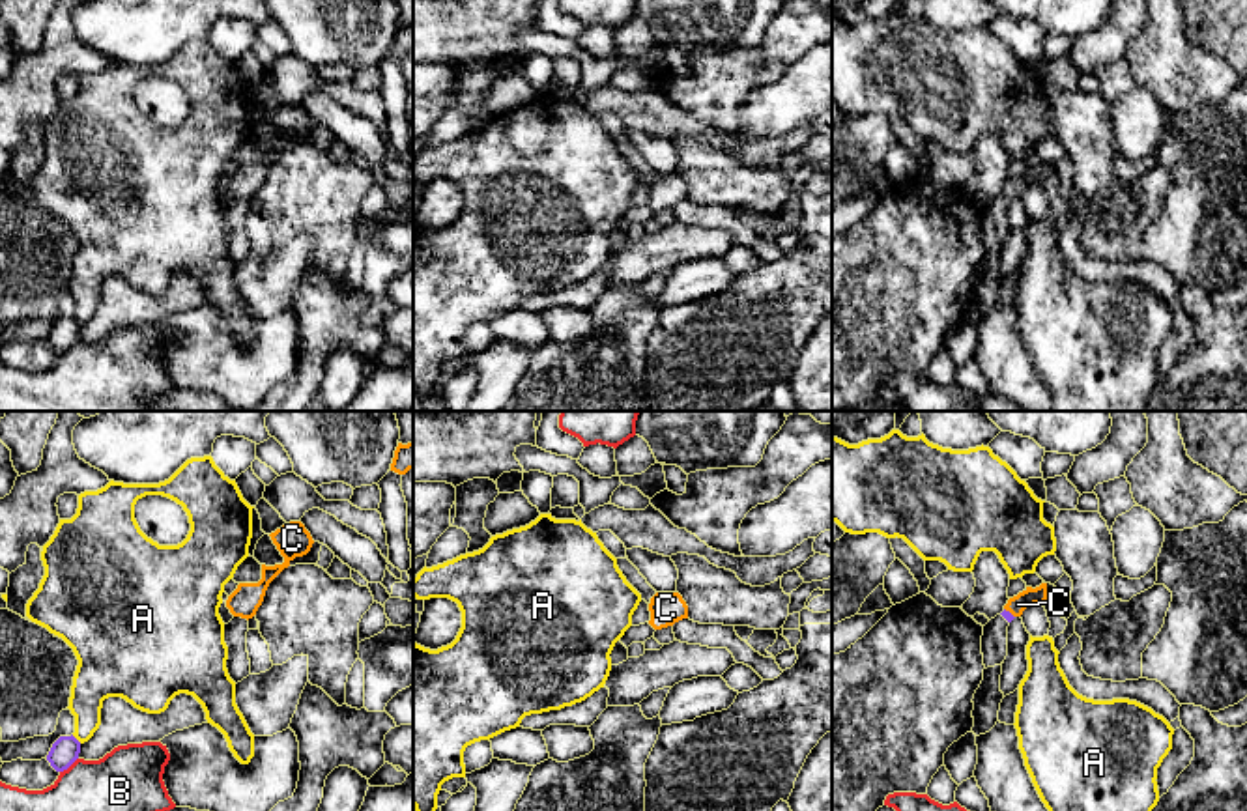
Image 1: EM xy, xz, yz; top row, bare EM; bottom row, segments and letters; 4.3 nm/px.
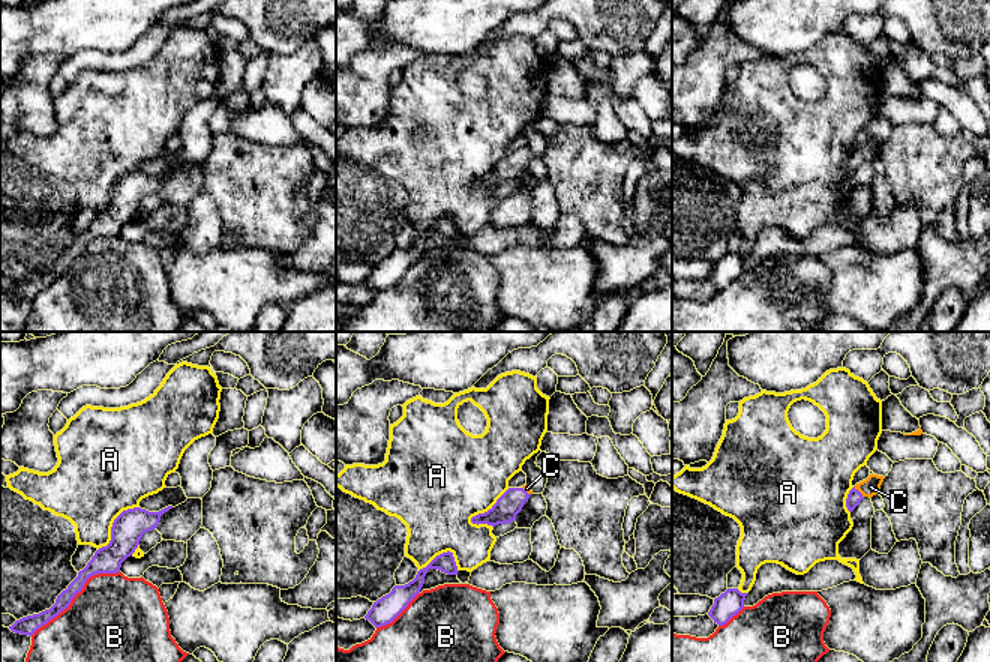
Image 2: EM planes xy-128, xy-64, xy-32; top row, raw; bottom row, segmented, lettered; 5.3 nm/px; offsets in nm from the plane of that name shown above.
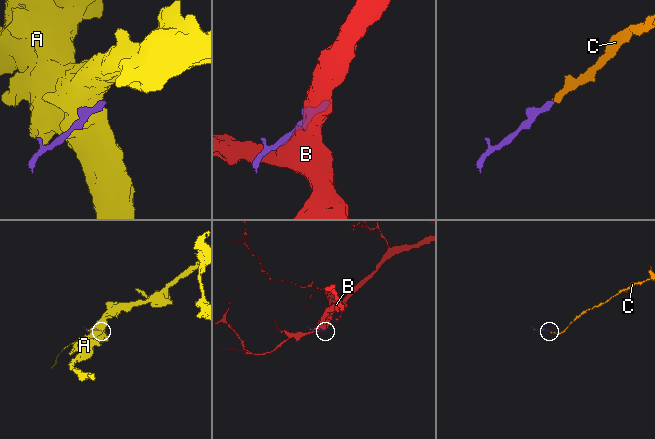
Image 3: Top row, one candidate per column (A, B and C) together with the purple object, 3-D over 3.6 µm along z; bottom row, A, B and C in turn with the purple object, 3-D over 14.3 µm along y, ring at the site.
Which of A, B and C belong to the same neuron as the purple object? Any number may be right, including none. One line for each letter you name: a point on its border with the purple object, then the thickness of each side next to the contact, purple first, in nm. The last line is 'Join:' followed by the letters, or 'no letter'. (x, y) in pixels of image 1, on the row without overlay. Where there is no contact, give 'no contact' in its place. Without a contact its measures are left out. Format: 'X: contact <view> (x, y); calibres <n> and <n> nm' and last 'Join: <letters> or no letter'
C: contact yz (1010, 195); calibres 40 and 80 nm
Join: C

